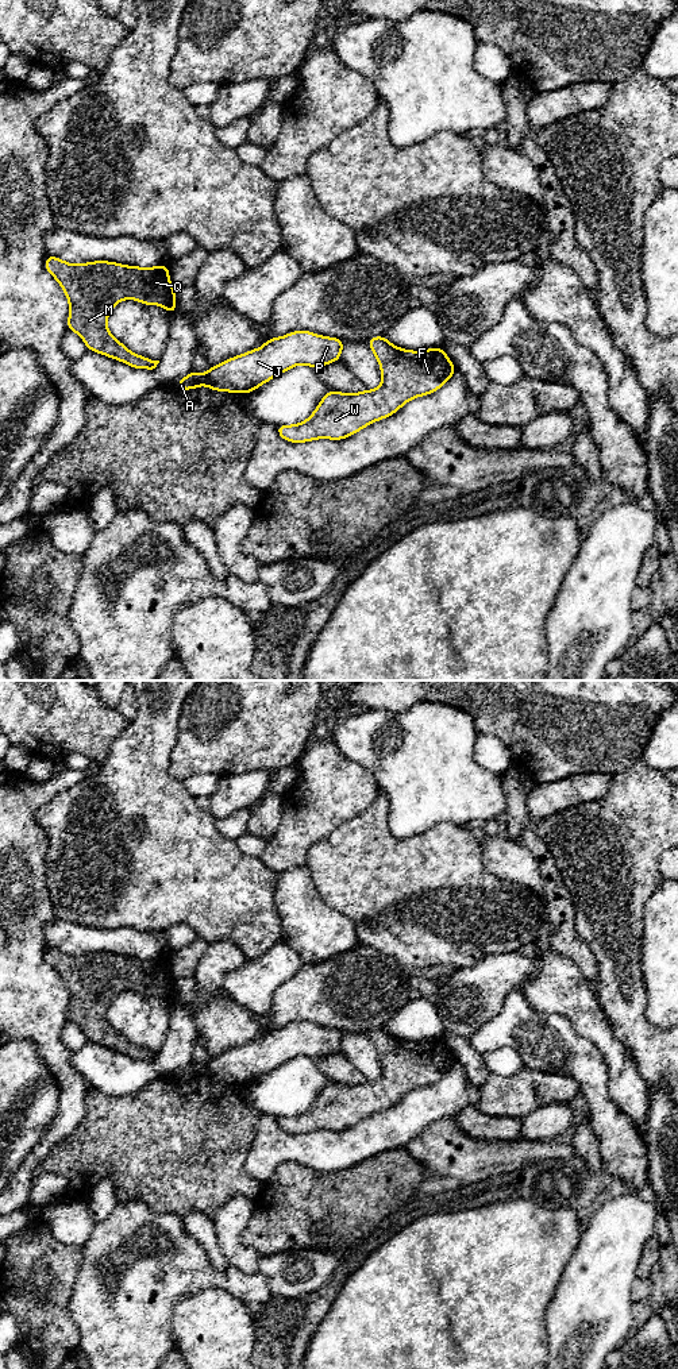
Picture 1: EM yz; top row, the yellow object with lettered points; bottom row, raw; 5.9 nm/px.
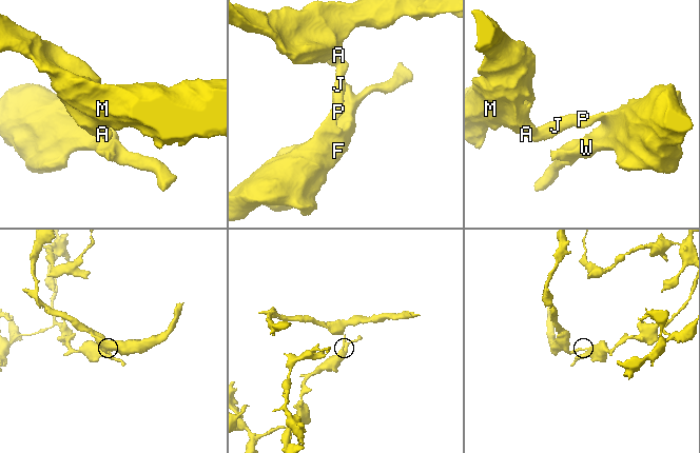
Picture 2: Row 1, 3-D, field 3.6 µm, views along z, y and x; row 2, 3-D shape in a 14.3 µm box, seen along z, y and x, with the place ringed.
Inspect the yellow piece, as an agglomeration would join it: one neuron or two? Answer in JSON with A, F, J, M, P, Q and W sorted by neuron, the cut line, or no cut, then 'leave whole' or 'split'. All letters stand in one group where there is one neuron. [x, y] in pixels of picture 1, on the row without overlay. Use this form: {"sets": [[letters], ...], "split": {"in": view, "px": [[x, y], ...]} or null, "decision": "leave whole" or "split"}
{"sets": [["A", "M", "Q"], ["F", "J", "P", "W"]], "split": {"in": "yz", "px": [[205, 1065], [203, 1075]]}, "decision": "split"}

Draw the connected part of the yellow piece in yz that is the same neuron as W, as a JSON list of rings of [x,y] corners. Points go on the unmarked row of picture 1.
[[[385,1026],[366,1034],[380,1054],[381,1077],[355,1085],[328,1081],[305,1112],[276,1117],[281,1130],[290,1134],[342,1131],[394,1106],[409,1091],[435,1084],[457,1061],[442,1038],[409,1042],[393,1037]]]

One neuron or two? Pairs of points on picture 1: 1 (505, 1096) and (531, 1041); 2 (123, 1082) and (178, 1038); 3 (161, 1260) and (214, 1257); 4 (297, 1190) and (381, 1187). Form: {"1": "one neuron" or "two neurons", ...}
{"1": "two neurons", "2": "one neuron", "3": "two neurons", "4": "one neuron"}

